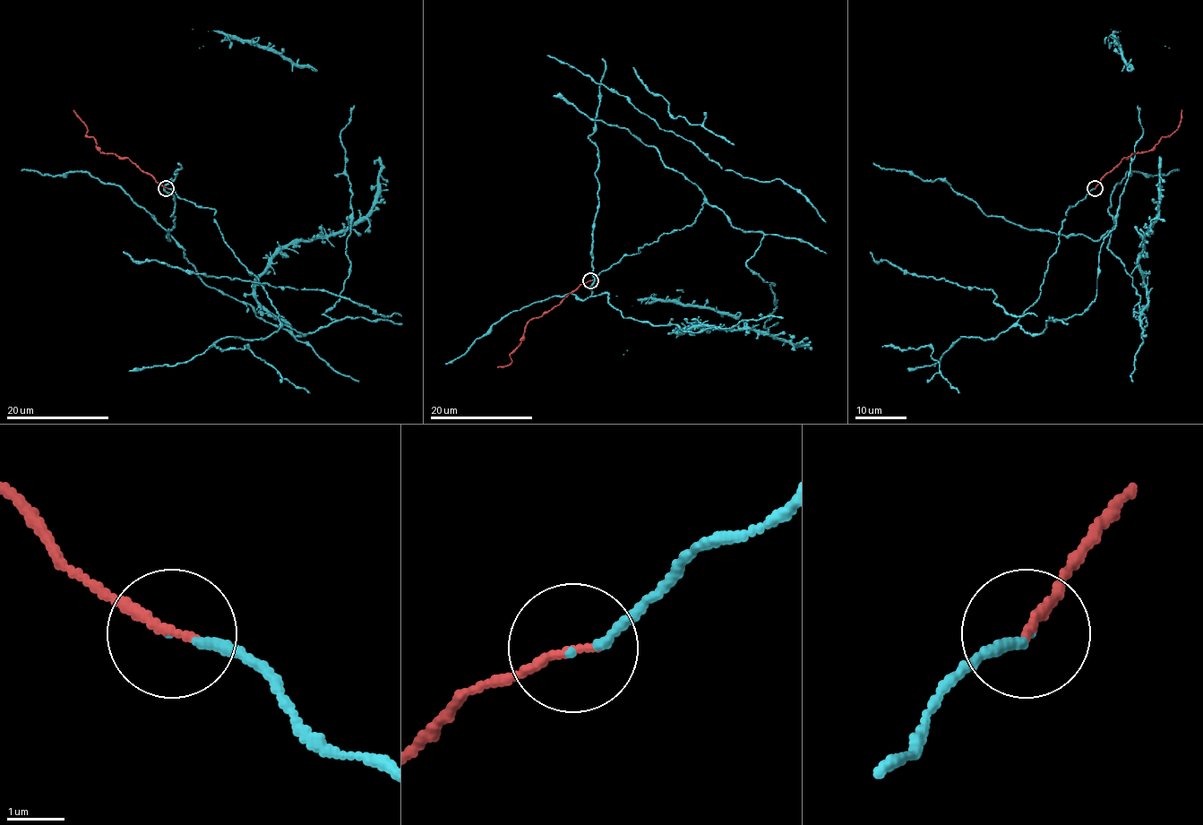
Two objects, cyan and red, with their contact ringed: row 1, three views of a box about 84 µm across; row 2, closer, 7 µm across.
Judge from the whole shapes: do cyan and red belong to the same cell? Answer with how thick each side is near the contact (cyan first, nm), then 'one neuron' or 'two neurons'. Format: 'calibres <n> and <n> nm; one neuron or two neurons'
calibres 120 and 170 nm; one neuron

